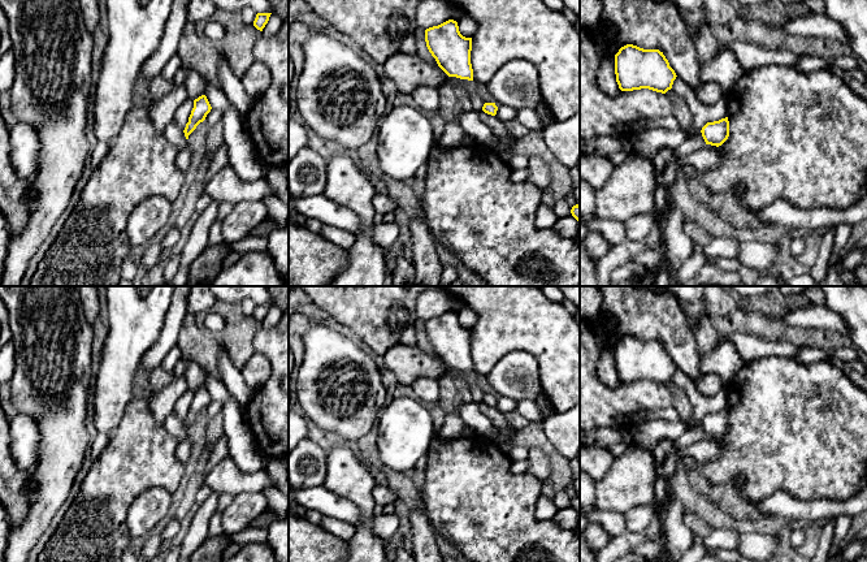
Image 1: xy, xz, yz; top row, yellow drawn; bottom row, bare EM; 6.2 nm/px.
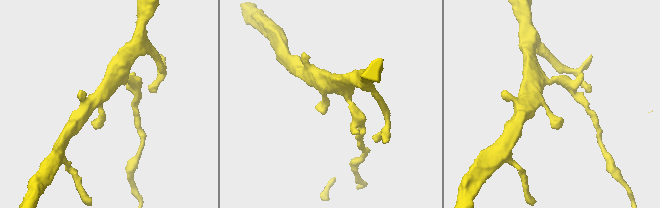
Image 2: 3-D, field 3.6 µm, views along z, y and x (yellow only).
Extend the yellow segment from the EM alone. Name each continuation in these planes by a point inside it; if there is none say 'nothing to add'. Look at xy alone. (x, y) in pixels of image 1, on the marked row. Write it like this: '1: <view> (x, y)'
1: xy (181, 117)

